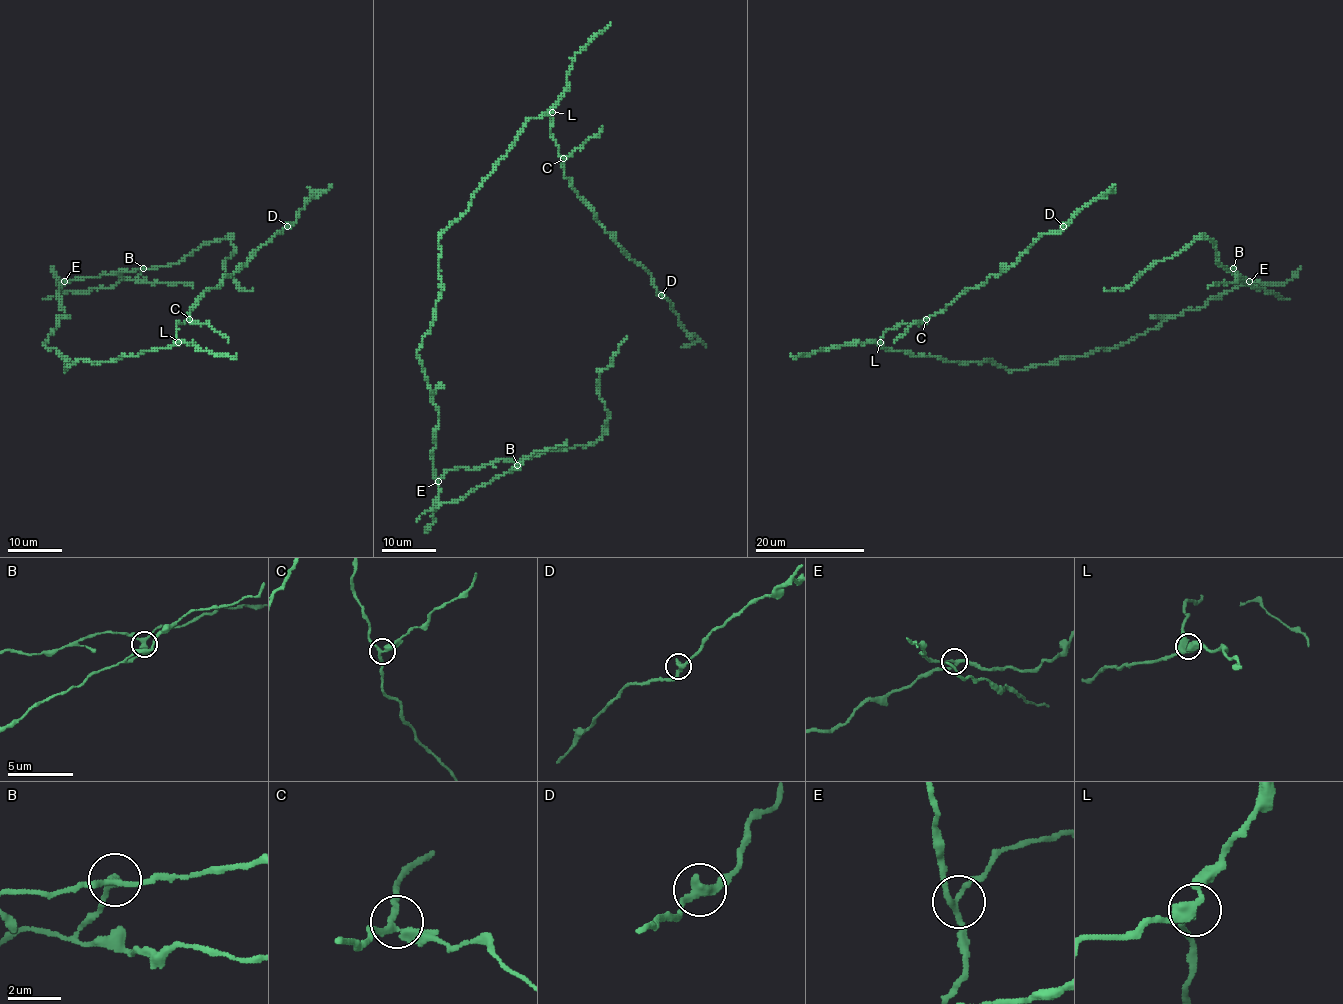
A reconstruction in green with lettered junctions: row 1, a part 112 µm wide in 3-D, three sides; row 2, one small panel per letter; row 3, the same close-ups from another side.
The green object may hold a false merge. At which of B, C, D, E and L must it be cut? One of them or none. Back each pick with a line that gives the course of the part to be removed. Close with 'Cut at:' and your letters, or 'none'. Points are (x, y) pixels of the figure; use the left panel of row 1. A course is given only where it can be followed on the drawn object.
B: Course of the part to remove: (143, 268), (135, 279), (125, 278), (110, 287), (67, 291), (42, 300)
Cut at: B

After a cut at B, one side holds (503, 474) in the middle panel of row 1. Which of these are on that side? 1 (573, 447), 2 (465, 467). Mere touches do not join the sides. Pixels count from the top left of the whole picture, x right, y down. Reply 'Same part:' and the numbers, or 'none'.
Same part: none

